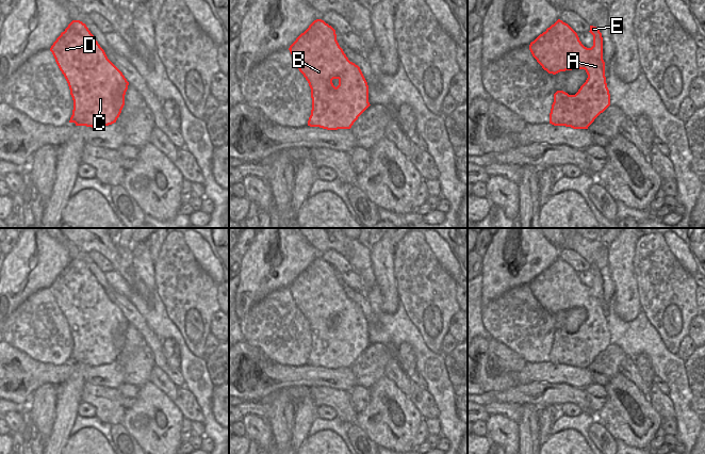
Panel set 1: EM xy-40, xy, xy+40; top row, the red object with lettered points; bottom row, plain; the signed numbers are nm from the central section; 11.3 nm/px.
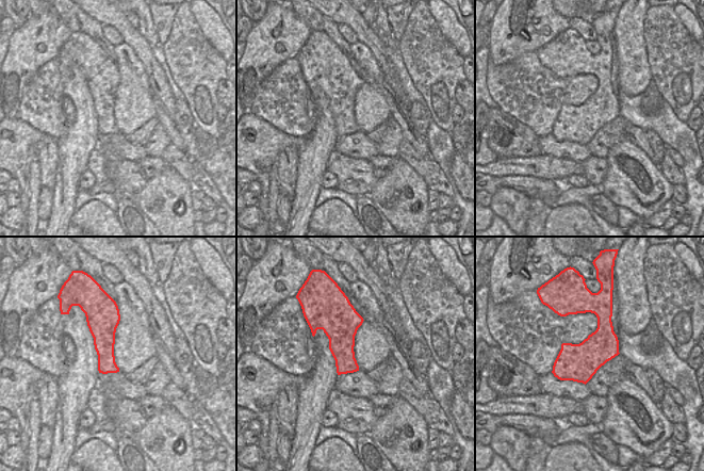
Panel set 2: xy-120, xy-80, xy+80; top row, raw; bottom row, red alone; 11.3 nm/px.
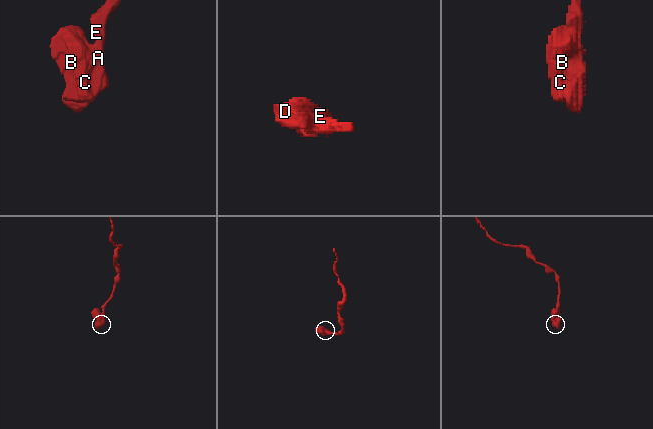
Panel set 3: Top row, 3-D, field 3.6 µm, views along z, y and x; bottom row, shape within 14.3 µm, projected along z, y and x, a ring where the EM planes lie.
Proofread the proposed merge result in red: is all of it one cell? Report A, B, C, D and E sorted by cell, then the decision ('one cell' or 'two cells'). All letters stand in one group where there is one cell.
groups A B C D E; one cell

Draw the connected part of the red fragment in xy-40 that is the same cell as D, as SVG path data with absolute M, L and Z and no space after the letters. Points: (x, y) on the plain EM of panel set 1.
M72 259L50 290L73 339L69 361L92 367L116 361L129 321L108 297L86 263Z

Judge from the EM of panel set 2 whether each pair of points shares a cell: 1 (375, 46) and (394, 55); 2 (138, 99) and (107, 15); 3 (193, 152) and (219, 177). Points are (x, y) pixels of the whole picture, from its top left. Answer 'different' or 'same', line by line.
1: different
2: different
3: same

